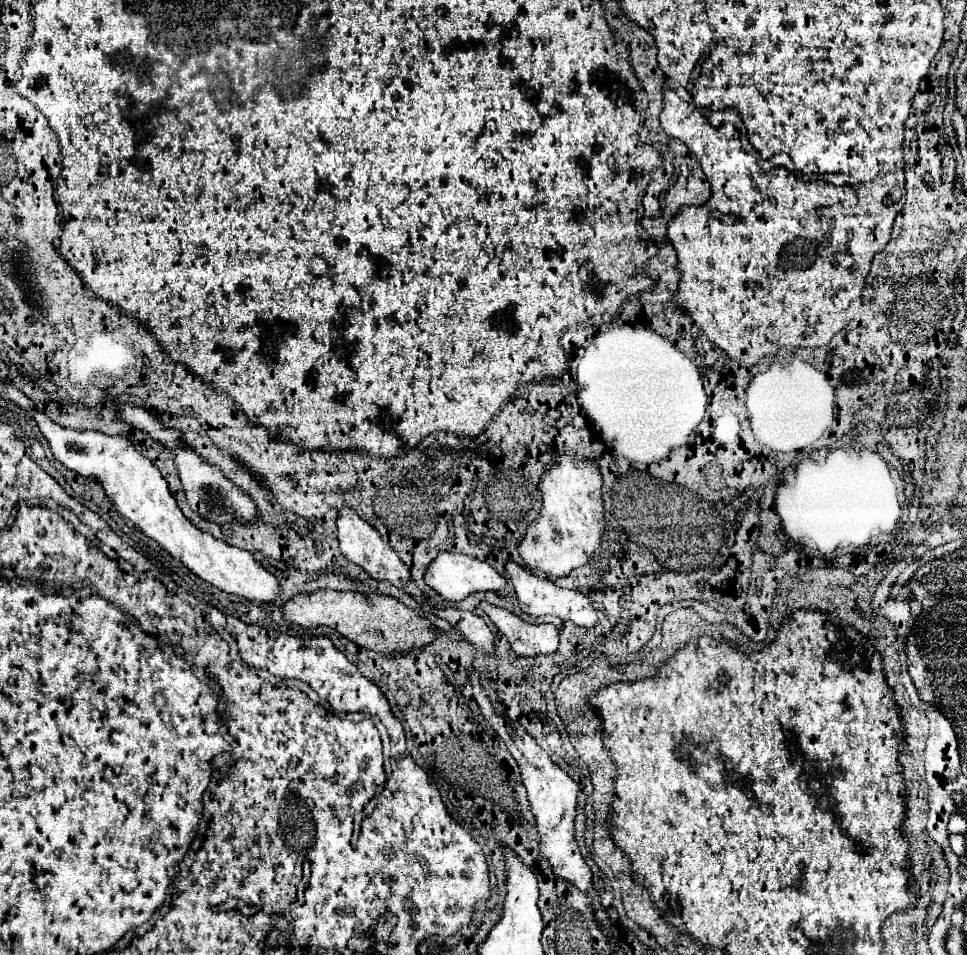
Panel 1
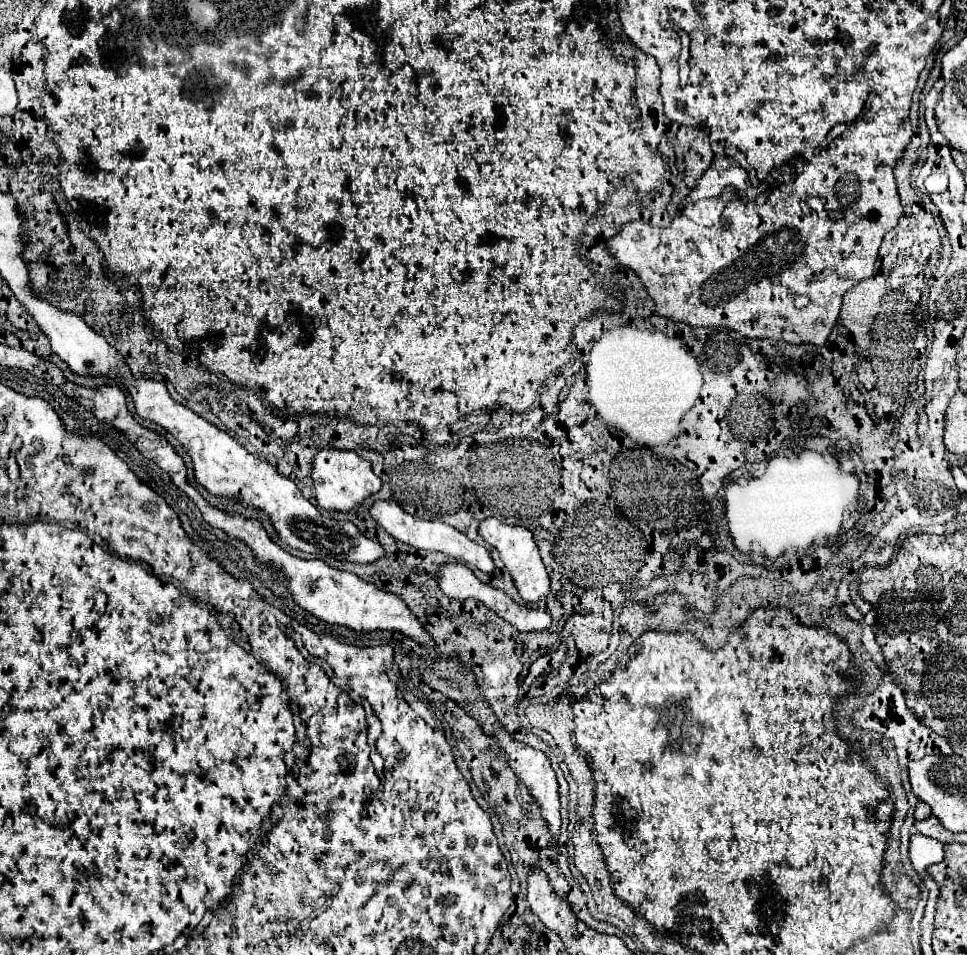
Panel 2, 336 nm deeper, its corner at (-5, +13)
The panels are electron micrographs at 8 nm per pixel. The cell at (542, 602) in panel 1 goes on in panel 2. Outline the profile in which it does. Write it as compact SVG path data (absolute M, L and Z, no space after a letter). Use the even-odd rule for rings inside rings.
M483 519L479 523L479 535L485 539L485 543L489 543L499 551L499 557L505 563L505 569L509 571L509 575L513 577L513 583L525 603L535 603L549 595L549 575L545 571L545 565L541 561L541 555L533 541L531 531L519 525L505 525L497 519Z

